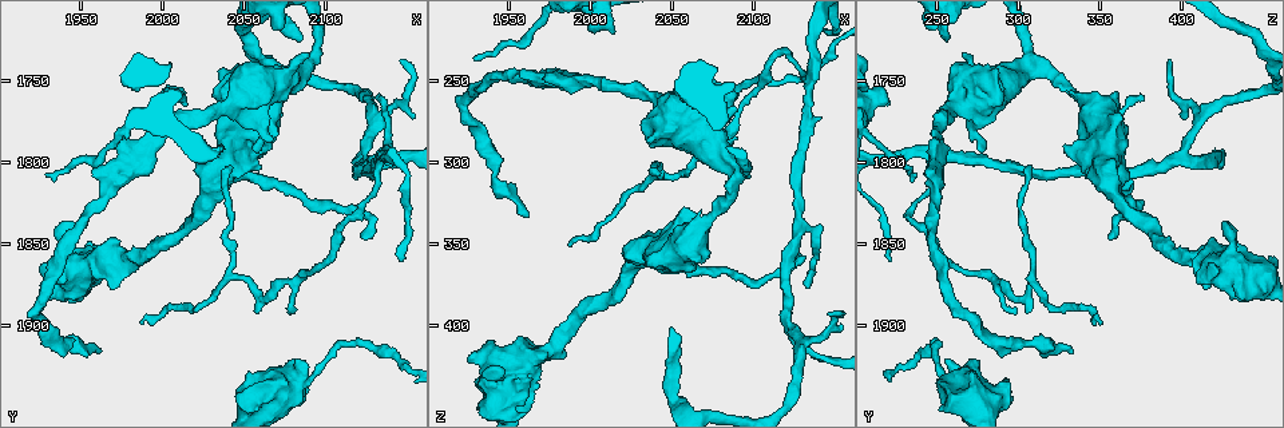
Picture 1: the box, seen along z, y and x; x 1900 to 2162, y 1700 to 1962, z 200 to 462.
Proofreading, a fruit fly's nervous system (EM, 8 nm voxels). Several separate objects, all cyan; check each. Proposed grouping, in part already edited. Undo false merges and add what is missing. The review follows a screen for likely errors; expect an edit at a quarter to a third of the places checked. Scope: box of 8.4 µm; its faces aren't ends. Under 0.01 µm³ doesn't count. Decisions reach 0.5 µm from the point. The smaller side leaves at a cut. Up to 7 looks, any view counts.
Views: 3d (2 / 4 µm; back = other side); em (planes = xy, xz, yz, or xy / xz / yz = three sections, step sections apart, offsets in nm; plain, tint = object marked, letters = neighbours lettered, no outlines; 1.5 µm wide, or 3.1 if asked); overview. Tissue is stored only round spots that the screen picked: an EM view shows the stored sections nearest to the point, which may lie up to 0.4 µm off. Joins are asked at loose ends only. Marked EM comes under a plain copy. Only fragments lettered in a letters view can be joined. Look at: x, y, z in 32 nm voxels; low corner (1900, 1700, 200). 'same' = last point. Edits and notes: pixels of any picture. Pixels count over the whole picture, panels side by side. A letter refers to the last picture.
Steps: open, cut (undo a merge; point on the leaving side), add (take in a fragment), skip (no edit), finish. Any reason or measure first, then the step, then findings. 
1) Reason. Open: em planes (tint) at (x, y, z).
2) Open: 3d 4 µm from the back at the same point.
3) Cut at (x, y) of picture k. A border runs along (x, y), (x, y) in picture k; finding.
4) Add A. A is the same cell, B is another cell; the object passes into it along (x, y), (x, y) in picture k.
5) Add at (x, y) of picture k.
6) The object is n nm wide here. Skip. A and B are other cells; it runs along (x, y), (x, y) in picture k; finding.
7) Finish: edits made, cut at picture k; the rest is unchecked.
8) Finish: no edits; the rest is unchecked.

End of a long branch. Open: em xz step 4 (letters) at (1960, 1916, 332).

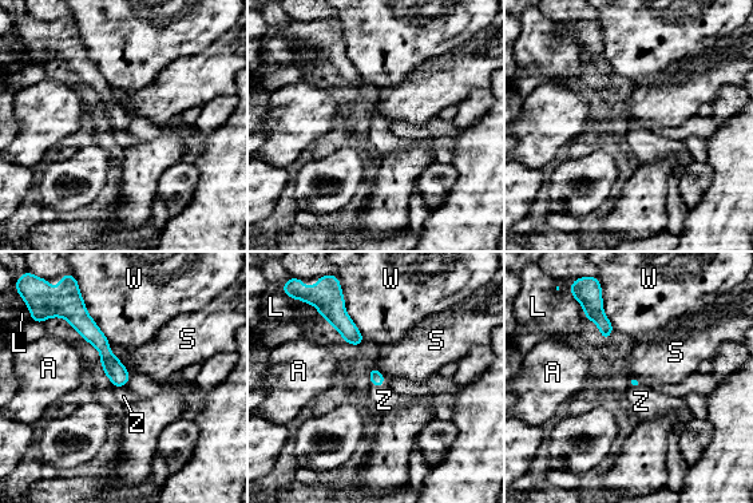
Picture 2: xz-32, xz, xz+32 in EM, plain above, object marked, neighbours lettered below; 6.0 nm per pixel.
Add Z. Z is the same cell, A, L, S and W are other cells; the cell continues.

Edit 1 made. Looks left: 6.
See it whole again. Open: overview.

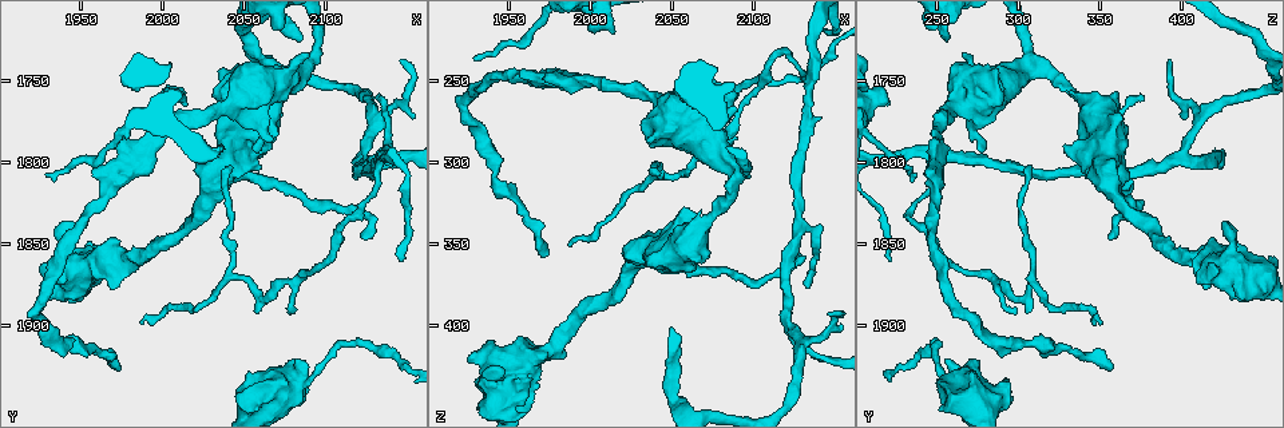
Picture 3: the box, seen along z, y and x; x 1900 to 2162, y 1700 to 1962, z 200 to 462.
Sharp bend. Open: em xy step 8 (tint) at (2134, 1796, 254).

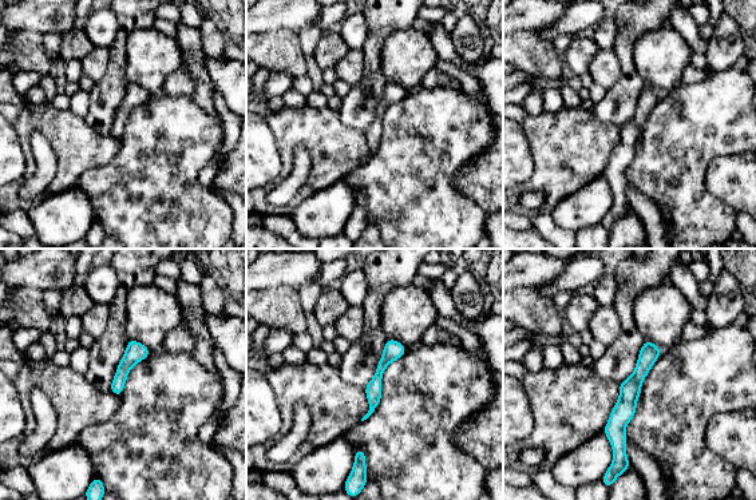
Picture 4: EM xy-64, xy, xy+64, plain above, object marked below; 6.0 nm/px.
Open: em planes (letters) at the same point.

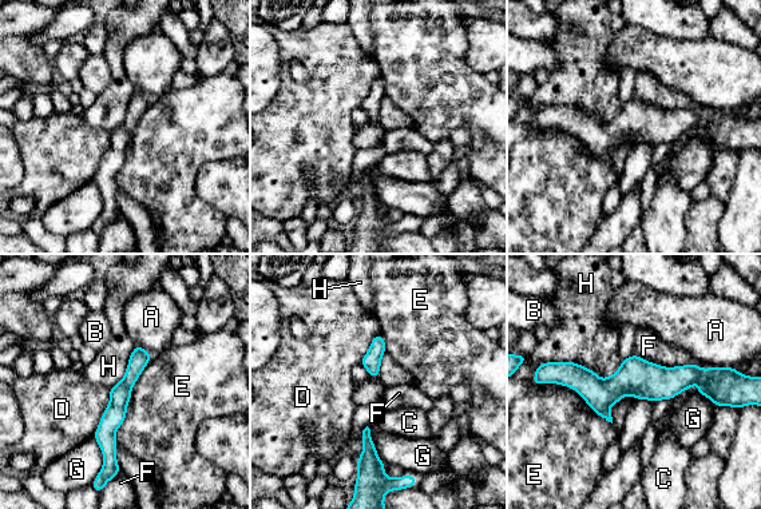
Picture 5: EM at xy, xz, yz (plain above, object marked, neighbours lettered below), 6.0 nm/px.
Skip. A, B, C, D, E, F, G and H are other cells; it runs along (555, 376), (702, 376), (716, 389) in picture 5; all the same cell.

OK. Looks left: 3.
Open: em planes (letters) at (2040, 1802, 306).

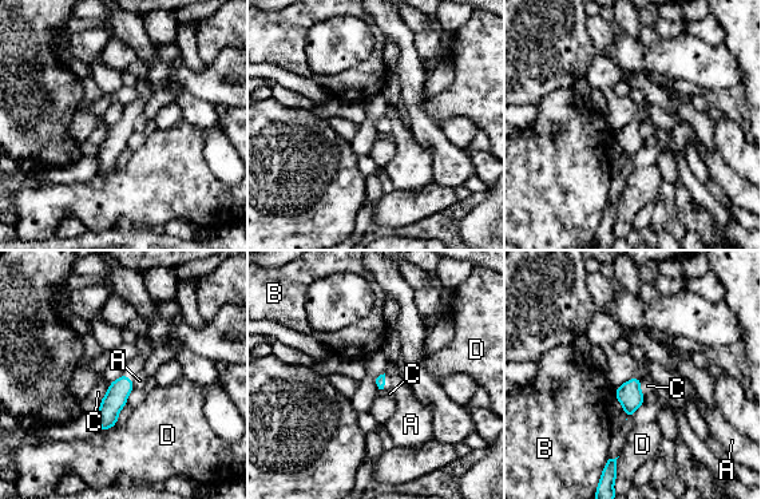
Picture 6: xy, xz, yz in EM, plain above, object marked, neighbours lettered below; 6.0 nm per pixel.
Skip. A, B, C and D are other cells; a border runs along (110, 383), (106, 393), (99, 400) in picture 6; none of them fits.

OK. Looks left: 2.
Finish: edits made, add at picture 2; the rest is unchecked.

